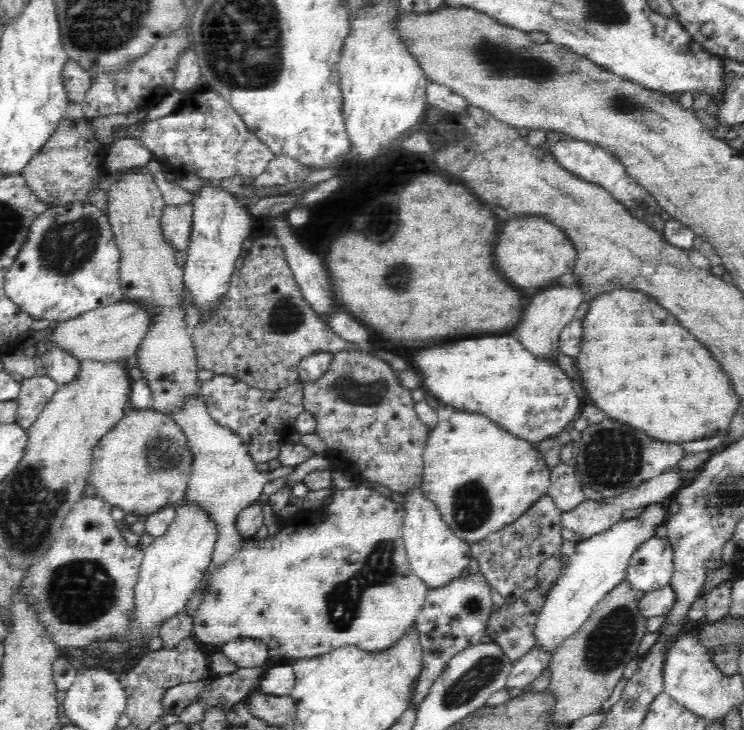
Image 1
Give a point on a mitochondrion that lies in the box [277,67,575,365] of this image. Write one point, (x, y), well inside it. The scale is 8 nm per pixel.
(397, 277)

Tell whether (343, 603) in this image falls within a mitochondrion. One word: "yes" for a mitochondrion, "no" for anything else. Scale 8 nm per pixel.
yes

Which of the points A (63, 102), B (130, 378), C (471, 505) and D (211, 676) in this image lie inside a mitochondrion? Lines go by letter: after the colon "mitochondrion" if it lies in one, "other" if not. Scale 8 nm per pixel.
A: other
B: other
C: mitochondrion
D: other

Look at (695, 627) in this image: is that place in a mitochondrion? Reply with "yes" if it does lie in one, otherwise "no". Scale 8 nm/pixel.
no

